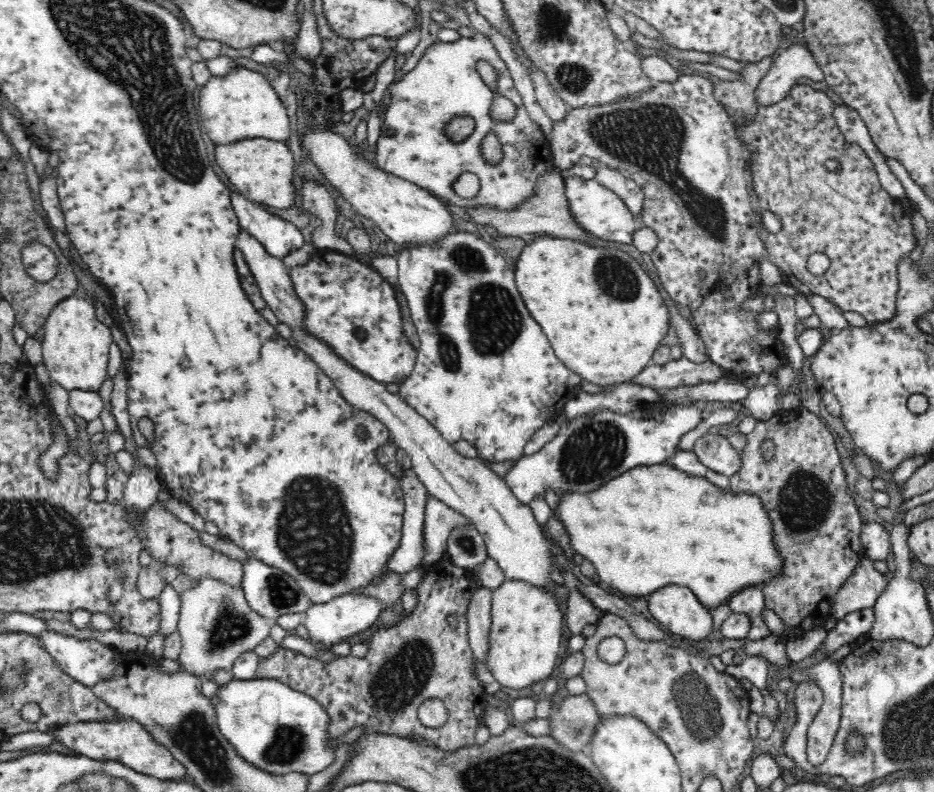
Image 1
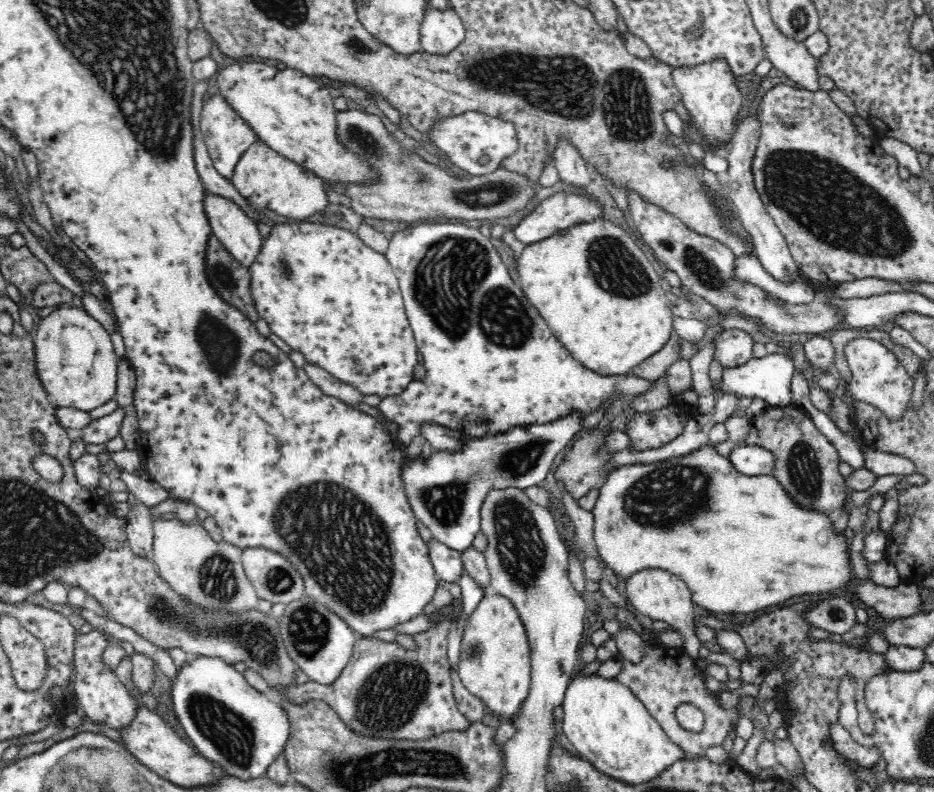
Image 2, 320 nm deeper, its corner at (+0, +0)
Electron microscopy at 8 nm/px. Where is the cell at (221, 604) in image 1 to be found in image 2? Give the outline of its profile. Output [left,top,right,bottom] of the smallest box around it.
[150,518,259,612]

